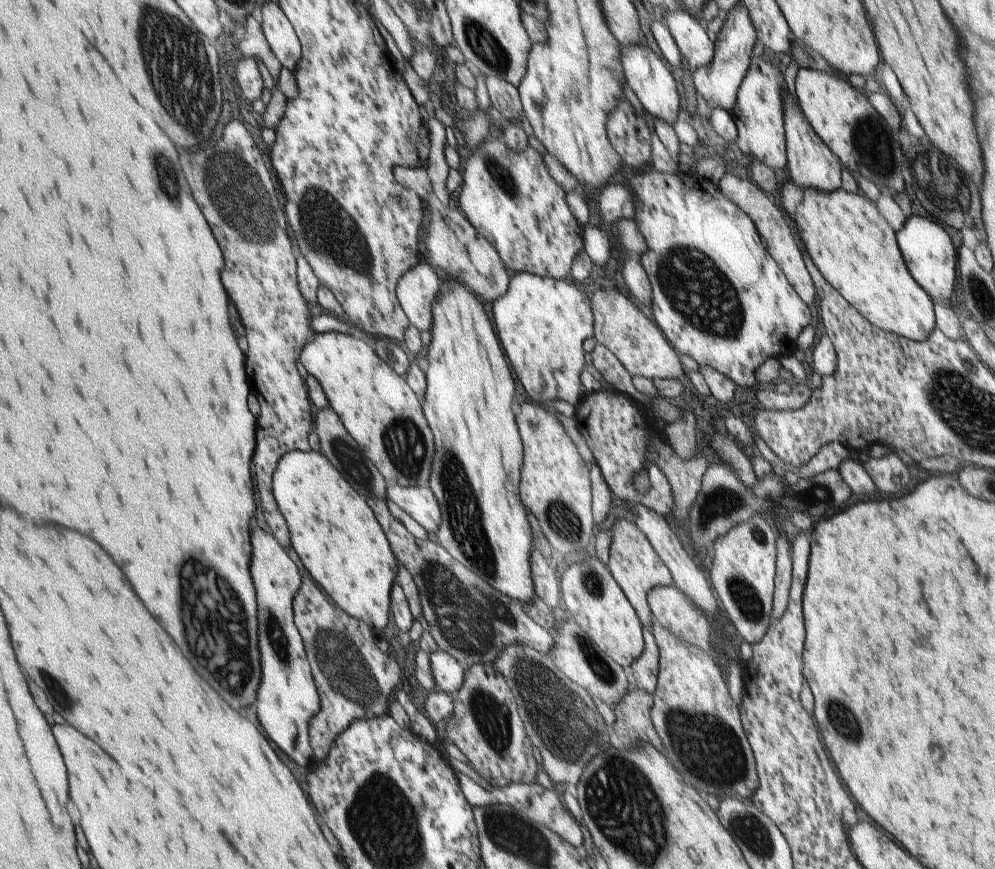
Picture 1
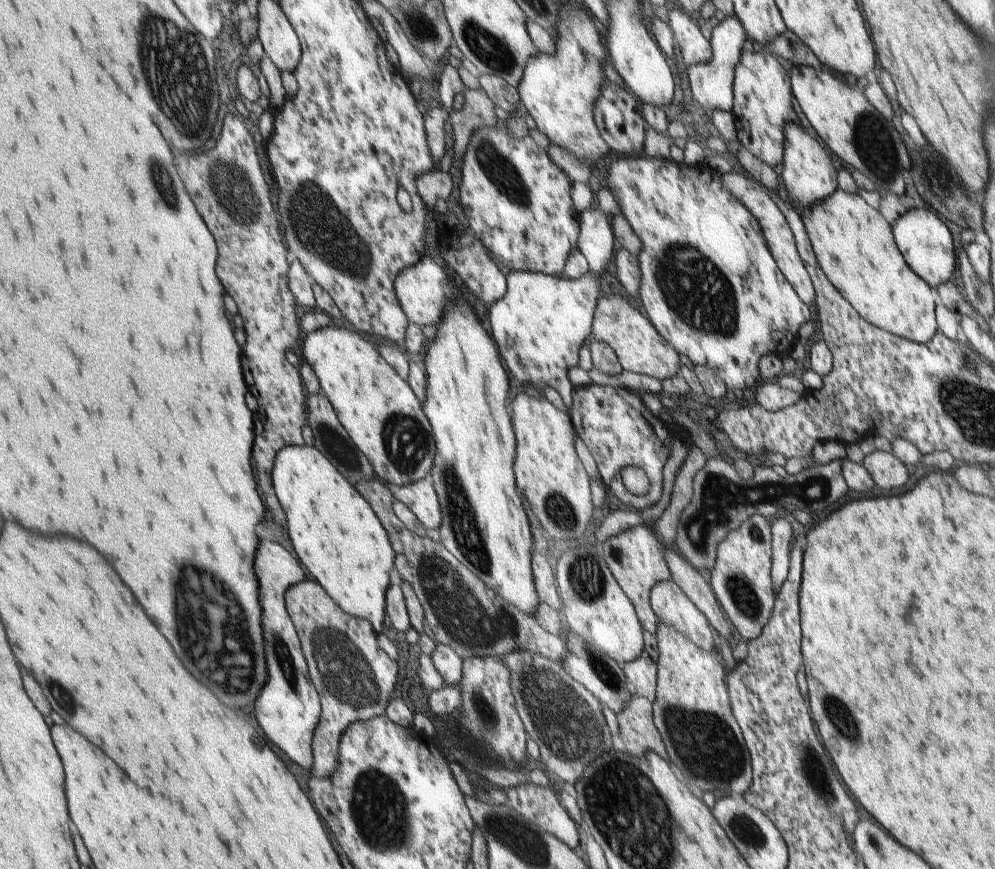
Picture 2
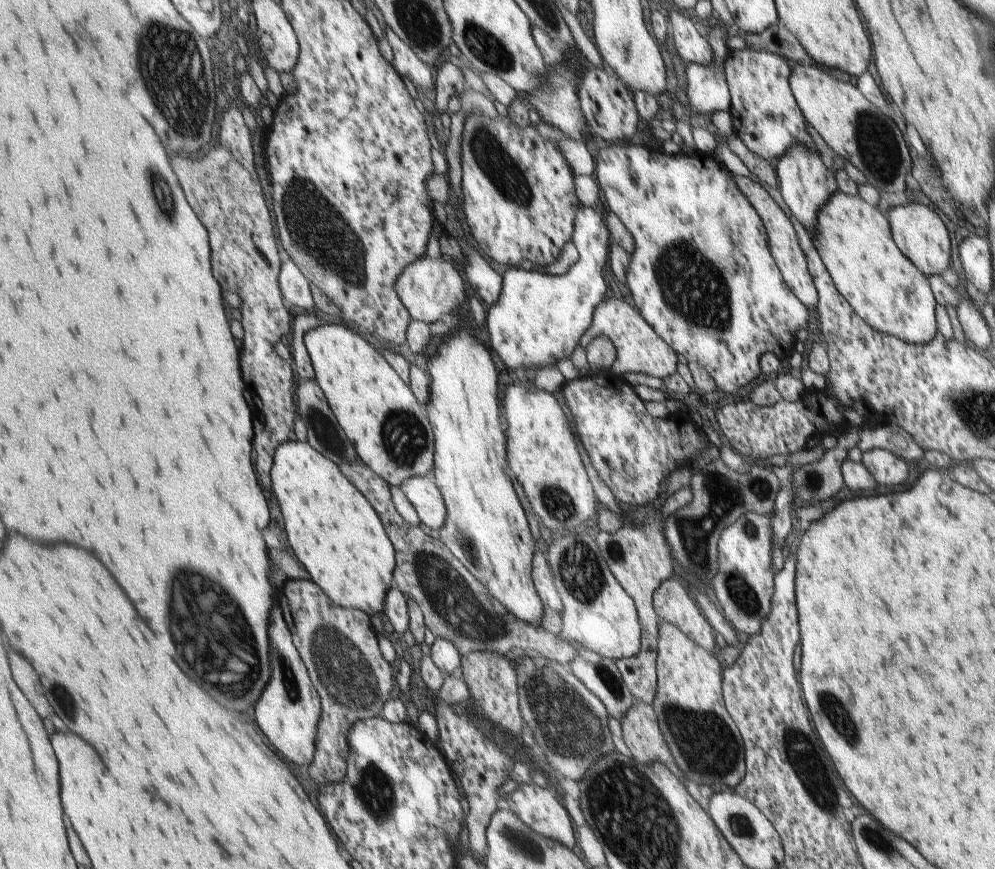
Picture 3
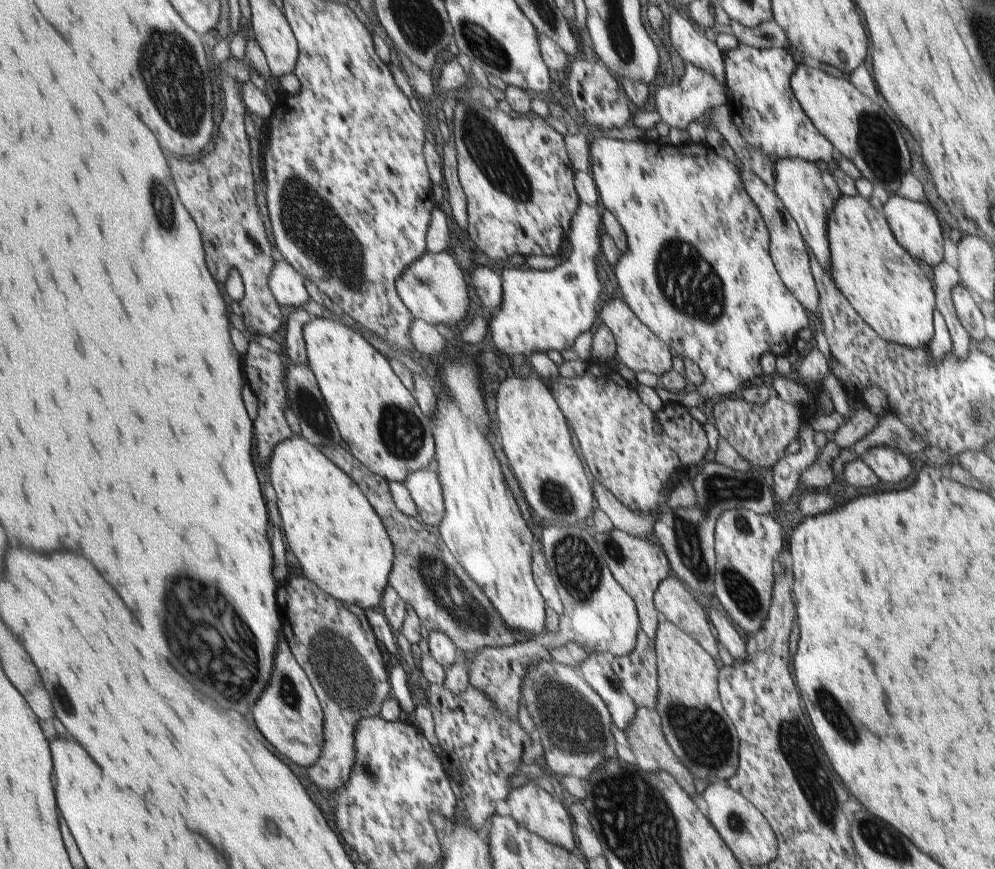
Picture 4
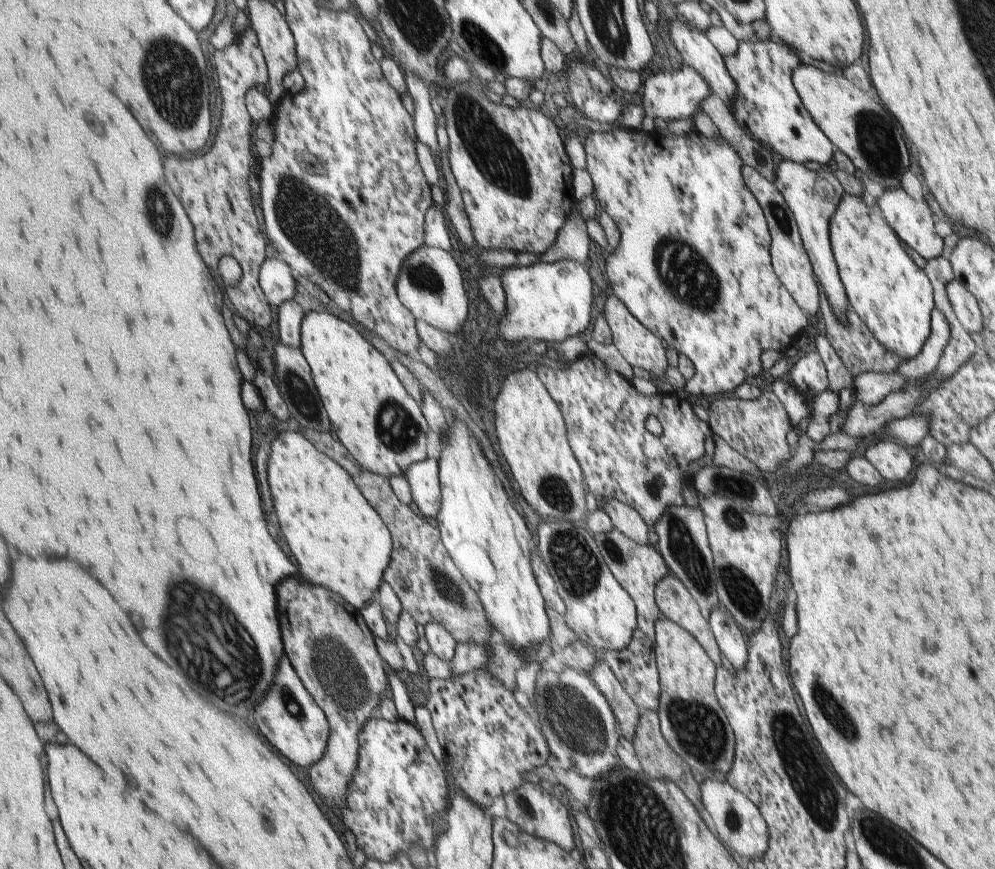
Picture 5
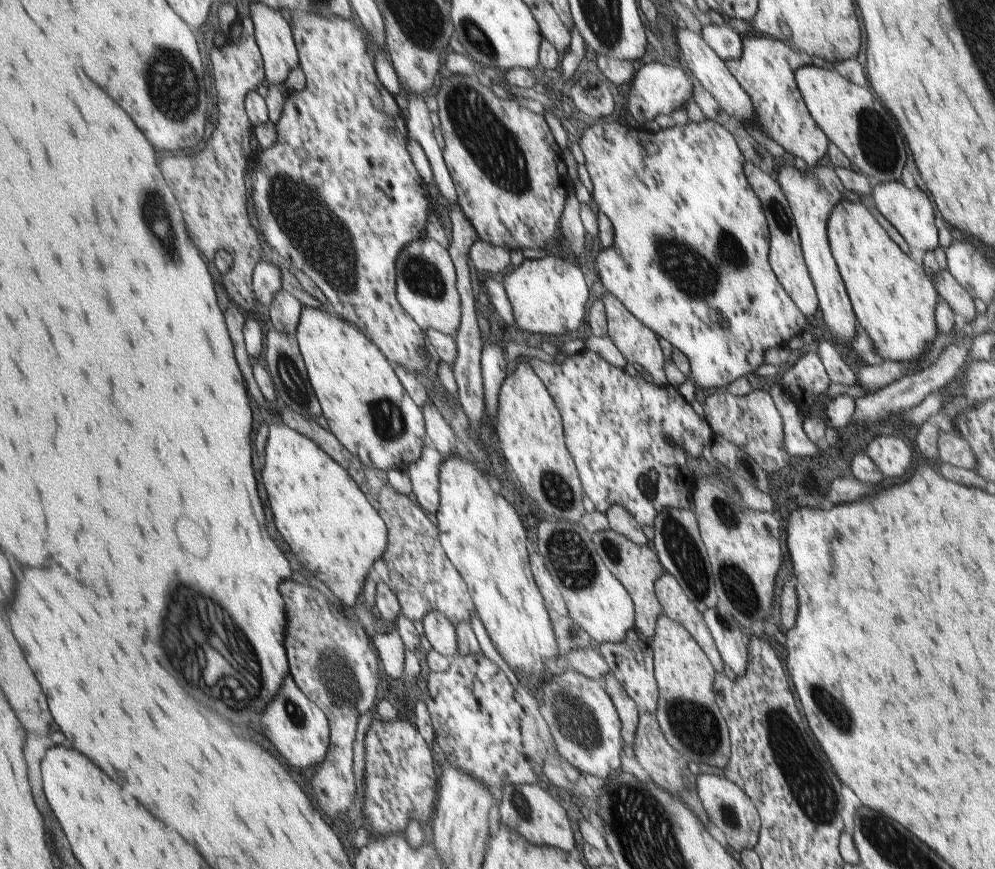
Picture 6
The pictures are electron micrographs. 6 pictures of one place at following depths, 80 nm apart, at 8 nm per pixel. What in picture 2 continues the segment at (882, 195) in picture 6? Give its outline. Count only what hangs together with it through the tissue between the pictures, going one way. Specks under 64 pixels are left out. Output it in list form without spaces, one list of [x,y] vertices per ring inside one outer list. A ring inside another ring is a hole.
[[[924,209],[905,211],[893,223],[893,236],[897,236],[897,244],[901,244],[901,252],[905,252],[905,260],[913,264],[913,272],[921,277],[931,288],[949,281],[955,268],[955,254],[951,246],[951,234],[945,224],[933,212]]]

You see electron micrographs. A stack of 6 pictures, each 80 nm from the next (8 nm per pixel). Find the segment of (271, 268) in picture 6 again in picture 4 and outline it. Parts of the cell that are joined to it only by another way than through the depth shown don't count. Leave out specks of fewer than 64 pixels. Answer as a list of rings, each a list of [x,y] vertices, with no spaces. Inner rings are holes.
[[[284,258],[276,262],[269,282],[280,304],[297,309],[311,300],[305,286],[305,279],[306,277]]]

